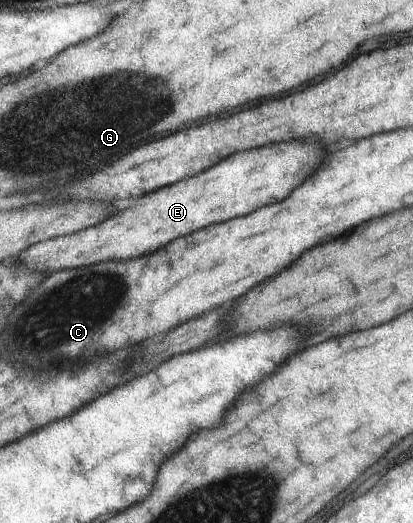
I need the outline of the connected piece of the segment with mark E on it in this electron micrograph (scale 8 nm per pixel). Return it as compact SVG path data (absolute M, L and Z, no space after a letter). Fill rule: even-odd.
M315 140L303 142L283 142L283 144L269 144L259 150L247 150L247 152L237 152L229 156L229 160L223 160L221 164L193 176L177 182L175 186L165 186L157 192L151 192L143 196L137 204L122 210L114 210L114 213L107 220L95 226L74 232L72 235L58 236L21 251L17 258L23 264L27 265L33 272L45 271L54 273L63 269L74 269L88 267L92 264L120 261L132 258L139 258L143 255L151 254L157 251L159 246L169 244L175 236L187 236L189 232L195 232L199 228L205 228L209 224L219 224L237 216L247 216L267 204L279 202L287 198L303 180L313 174L325 158L325 148L321 148Z

